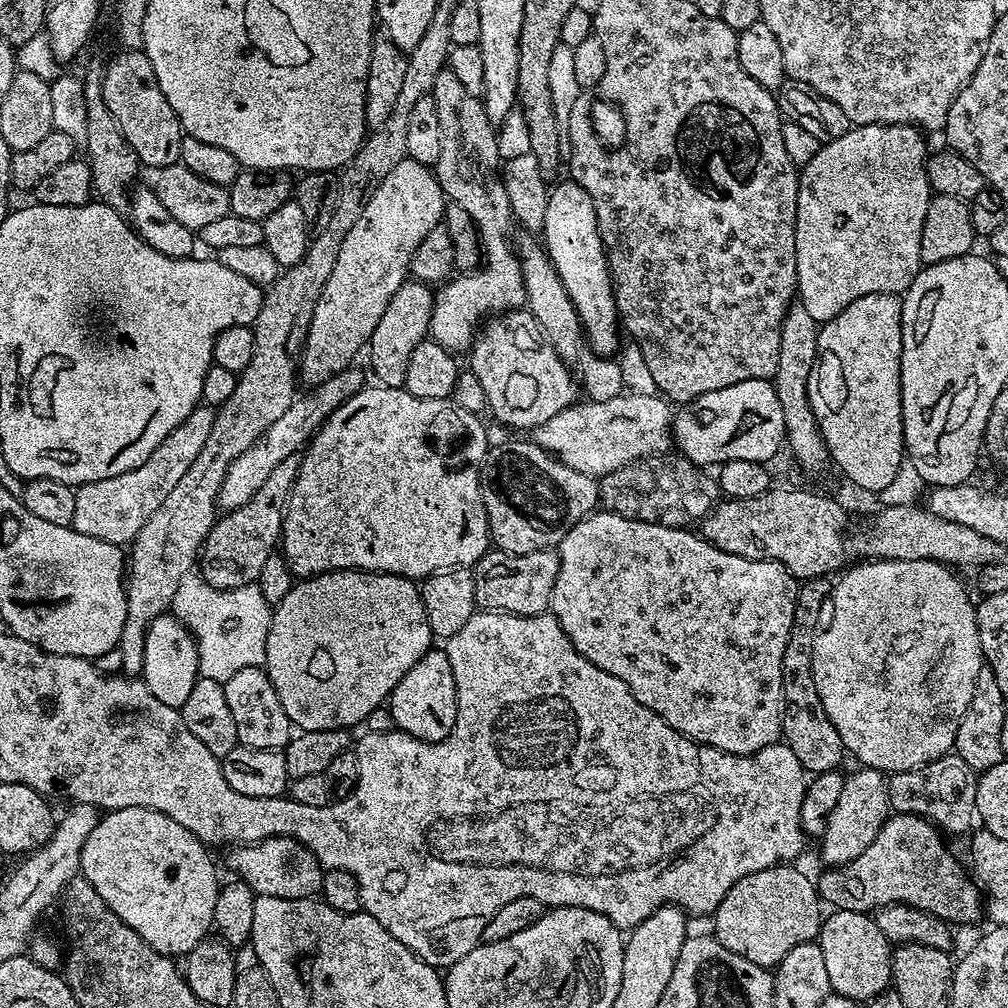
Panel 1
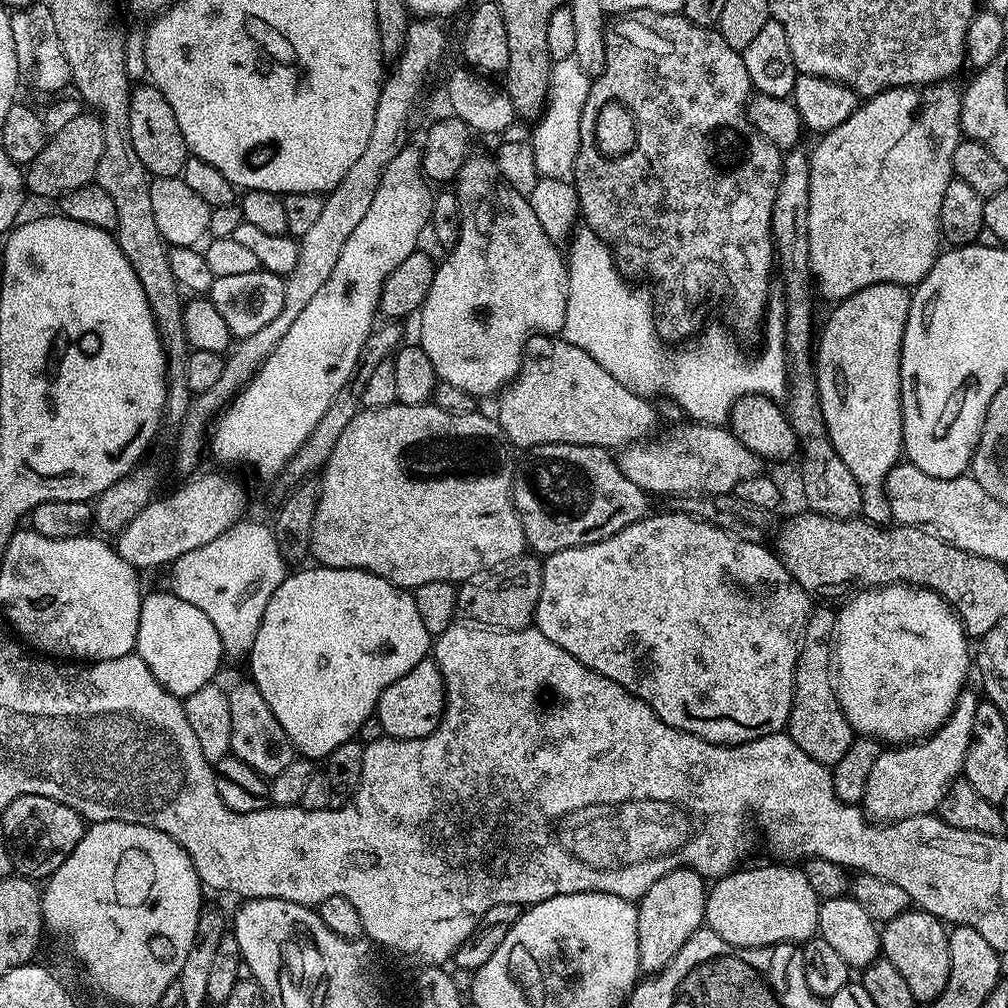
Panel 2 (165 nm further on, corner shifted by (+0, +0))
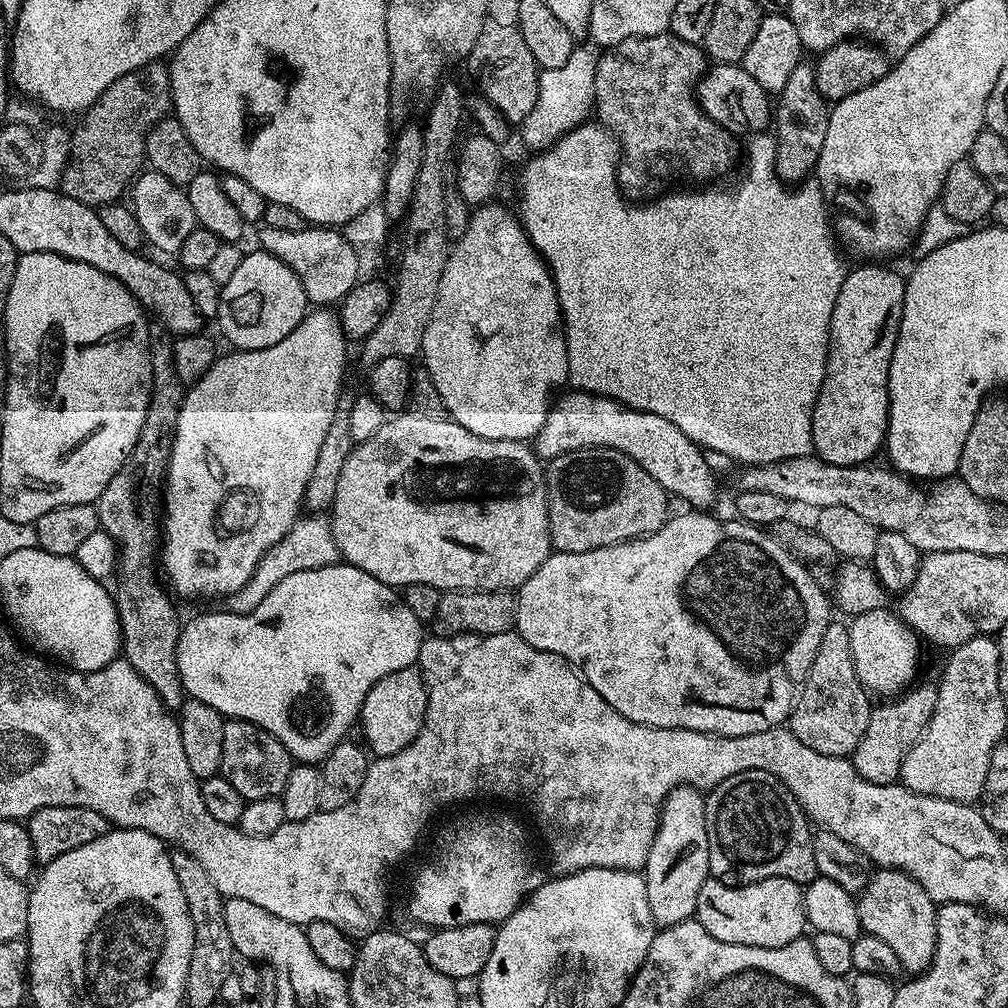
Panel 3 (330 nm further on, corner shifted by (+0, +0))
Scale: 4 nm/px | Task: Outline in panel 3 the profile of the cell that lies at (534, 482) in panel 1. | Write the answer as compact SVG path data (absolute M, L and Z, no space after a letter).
M583 448L547 461L548 533L557 552L585 552L656 532L670 518L669 493L638 462L609 448Z

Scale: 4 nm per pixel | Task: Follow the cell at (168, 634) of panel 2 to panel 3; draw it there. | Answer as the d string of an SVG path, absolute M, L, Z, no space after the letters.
M347 562L331 564L330 566L322 566L318 570L298 570L298 574L290 574L290 578L282 578L282 582L278 582L278 586L274 586L274 590L270 590L270 594L266 594L266 598L262 598L262 602L258 602L258 606L254 606L252 612L229 612L221 610L221 612L204 612L201 616L193 618L189 624L185 623L180 630L178 638L178 646L176 647L176 661L178 662L178 670L180 677L184 683L184 691L191 699L198 702L206 702L206 706L212 706L214 710L218 710L218 714L229 720L245 720L251 724L257 724L262 730L266 730L270 734L274 734L274 738L278 738L278 742L282 742L282 746L286 746L286 750L292 755L293 761L303 762L306 764L316 764L323 762L330 754L330 750L334 750L334 746L338 746L344 739L347 732L352 726L358 723L360 711L366 702L366 694L370 694L370 690L374 690L374 686L378 682L382 682L382 678L386 678L386 674L394 674L394 670L406 670L413 667L420 658L420 646L426 639L426 632L423 632L422 621L414 618L413 612L410 611L410 606L406 606L403 595L397 589L391 588L389 584L378 582L378 578L374 578L370 574L366 574L366 570L358 570L355 566Z

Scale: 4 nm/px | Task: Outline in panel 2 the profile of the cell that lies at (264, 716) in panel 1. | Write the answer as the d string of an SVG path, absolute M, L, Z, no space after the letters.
M236 684L228 692L230 702L230 753L238 757L246 766L254 769L259 776L271 778L282 774L294 758L294 749L286 730L274 718L274 710L266 706L266 700L255 684Z

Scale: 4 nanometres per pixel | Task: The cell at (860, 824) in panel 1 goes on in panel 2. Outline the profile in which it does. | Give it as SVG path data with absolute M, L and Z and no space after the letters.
M971 690L961 692L956 699L956 708L948 715L948 721L932 735L881 751L878 762L874 762L874 770L870 770L862 801L863 811L869 817L880 822L891 822L911 816L927 816L941 807L944 797L961 779L964 771L976 725L976 713L982 707L981 697L977 696Z

